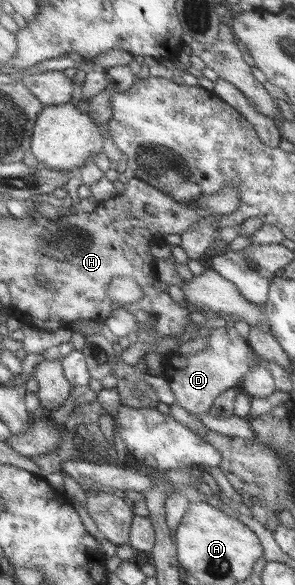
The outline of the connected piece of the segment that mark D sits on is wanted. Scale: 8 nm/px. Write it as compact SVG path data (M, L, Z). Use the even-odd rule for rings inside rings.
M220 327L210 333L204 350L194 354L176 354L166 357L166 370L164 377L171 383L172 391L176 394L177 403L187 412L201 417L203 413L210 412L216 398L227 389L240 387L244 376L260 361L250 342L242 337L234 327Z

